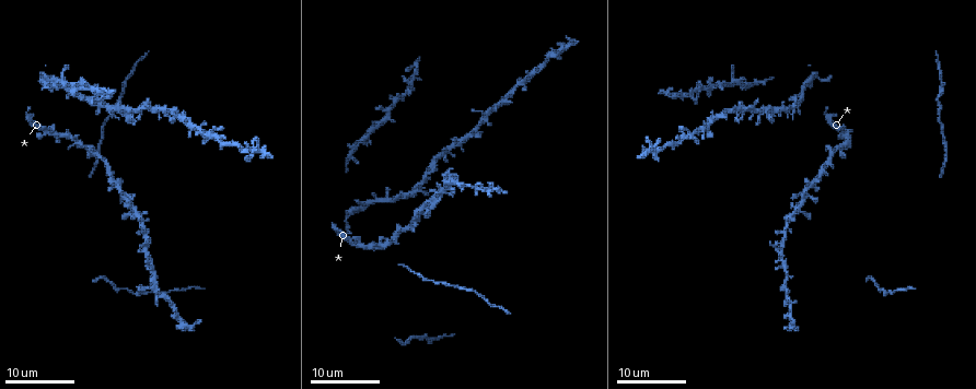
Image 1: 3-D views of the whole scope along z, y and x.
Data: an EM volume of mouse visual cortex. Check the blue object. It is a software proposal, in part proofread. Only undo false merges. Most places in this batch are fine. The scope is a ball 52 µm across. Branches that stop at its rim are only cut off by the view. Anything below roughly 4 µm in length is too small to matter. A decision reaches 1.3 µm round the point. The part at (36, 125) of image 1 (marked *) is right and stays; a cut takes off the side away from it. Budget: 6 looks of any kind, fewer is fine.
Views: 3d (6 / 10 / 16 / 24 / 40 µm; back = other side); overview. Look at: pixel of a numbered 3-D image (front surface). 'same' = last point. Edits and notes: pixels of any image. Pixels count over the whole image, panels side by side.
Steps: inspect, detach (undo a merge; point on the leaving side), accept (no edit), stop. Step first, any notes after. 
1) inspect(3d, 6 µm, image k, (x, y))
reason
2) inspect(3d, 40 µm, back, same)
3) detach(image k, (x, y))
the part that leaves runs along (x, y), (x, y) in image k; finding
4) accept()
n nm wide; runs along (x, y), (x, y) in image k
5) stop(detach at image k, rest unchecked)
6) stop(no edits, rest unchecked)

inspect(3d, 16 µm, image 1, (848, 131))

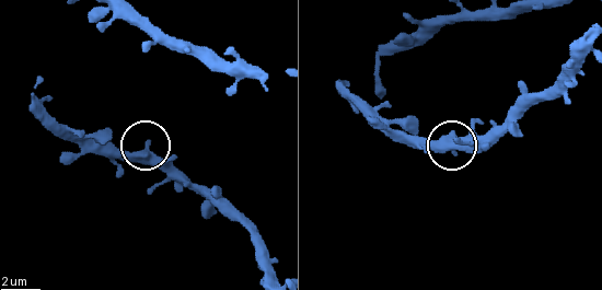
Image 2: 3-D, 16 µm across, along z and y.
inspect(3d, 6 µm, image 2, (148, 147))

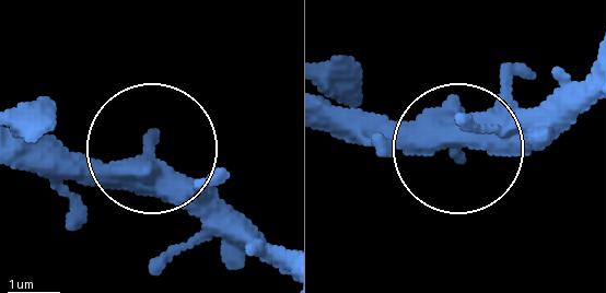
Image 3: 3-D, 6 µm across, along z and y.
accept()
300 nm wide; runs along (329, 100), (461, 143), (535, 73) in image 3; all the same cell

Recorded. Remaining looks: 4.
inspect(3d, 24 µm, image 1, (803, 88))
a narrow waist

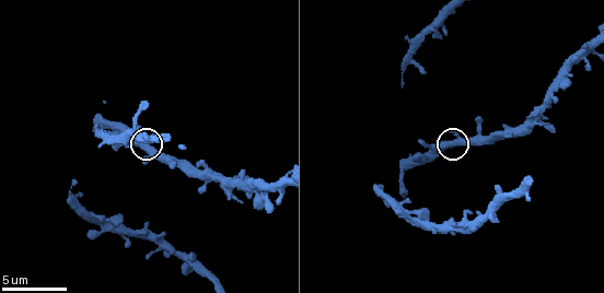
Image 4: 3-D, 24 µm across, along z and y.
inspect(3d, 10 µm, image 4, (451, 145))
closer look

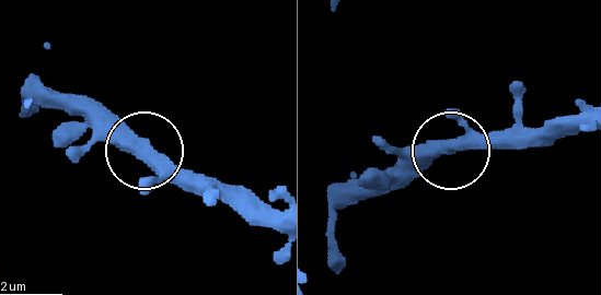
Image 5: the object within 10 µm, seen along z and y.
accept()
continuous, no second cell

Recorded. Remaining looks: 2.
inspect(3d, 24 µm, image 1, (441, 197))
arms part here

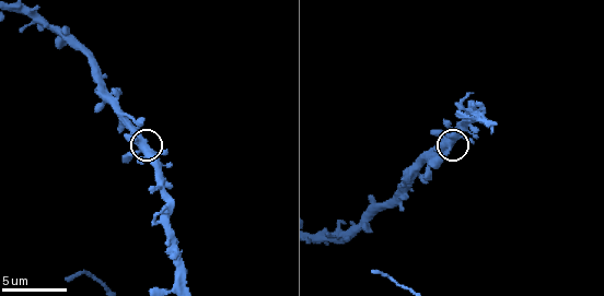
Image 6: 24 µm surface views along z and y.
inspect(3d, 6 µm, image 6, (141, 150))

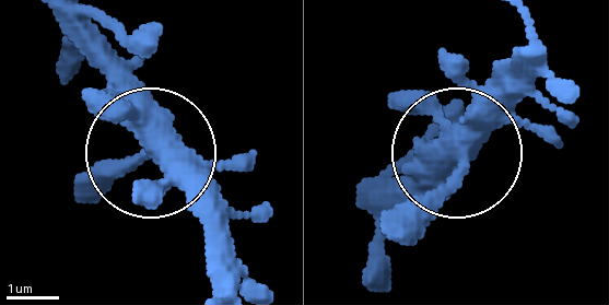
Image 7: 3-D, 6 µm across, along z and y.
accept()
runs along (371, 210), (531, 75) in image 7; all the same cell

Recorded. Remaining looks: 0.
stop(no edits, rest unchecked)

